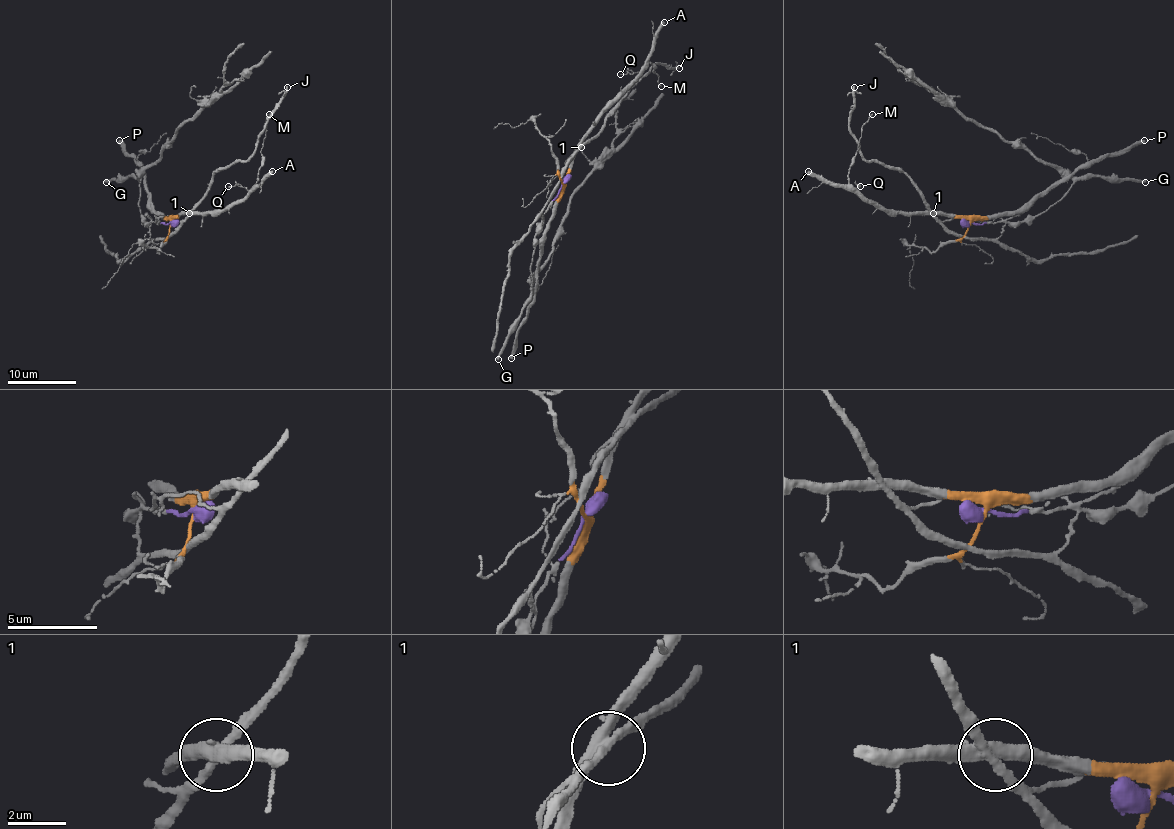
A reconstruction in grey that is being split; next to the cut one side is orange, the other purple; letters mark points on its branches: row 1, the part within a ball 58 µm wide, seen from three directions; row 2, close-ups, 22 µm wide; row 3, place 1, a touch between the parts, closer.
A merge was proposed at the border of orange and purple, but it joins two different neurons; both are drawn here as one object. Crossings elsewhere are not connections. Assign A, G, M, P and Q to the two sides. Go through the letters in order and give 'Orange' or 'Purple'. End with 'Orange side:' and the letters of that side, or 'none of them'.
A: Orange
G: Purple
M: Orange
P: Orange
Q: Orange
Orange side: A, M, P, Q

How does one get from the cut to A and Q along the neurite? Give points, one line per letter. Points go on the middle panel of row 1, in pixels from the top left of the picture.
A: (563, 182), (573, 151), (592, 122), (639, 74), (651, 50), (653, 37), (665, 22)
Q: (563, 182), (573, 151), (592, 122), (641, 74), (620, 74)

